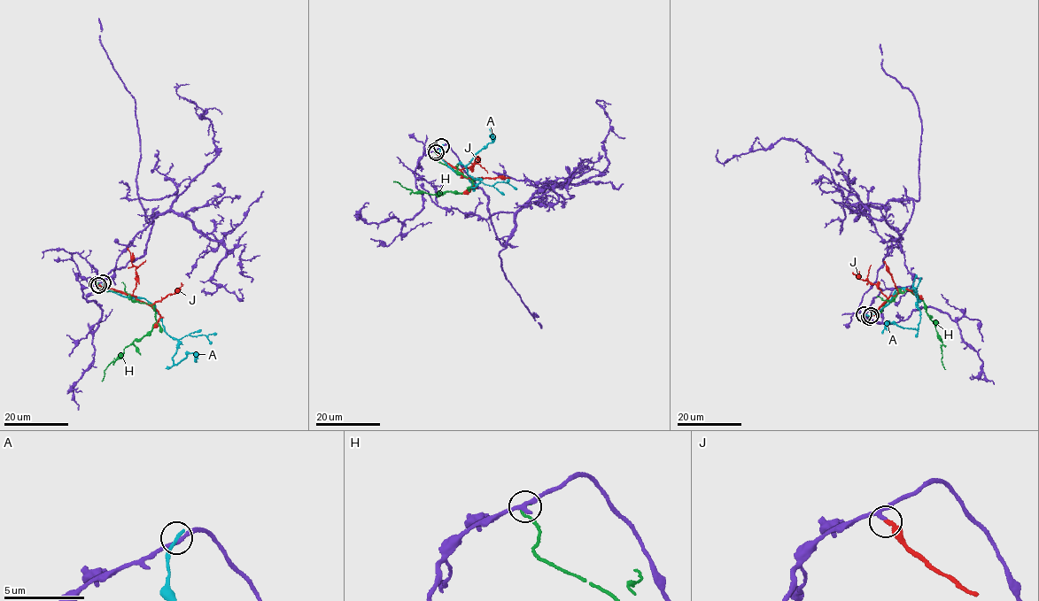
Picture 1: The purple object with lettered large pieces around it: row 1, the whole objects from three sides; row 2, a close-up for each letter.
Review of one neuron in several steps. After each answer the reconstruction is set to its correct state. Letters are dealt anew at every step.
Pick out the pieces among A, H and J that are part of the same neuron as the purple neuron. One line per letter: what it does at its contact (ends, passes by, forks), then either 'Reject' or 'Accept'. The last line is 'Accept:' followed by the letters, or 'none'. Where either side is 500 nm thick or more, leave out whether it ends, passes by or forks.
A: It ends there. Reject
H: It ends there. Reject
J: It ends there. Accept
Accept: J

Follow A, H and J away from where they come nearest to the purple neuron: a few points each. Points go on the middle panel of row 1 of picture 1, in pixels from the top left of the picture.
A: (441, 146), (441, 159), (473, 183), (473, 190), (471, 188), (479, 181), (465, 168), (491, 142), (489, 128)
H: (435, 150), (437, 160), (472, 180), (472, 187), (469, 190), (432, 195), (414, 192), (398, 181), (393, 181)
J: (436, 153), (461, 172), (462, 175), (471, 178), (508, 178)

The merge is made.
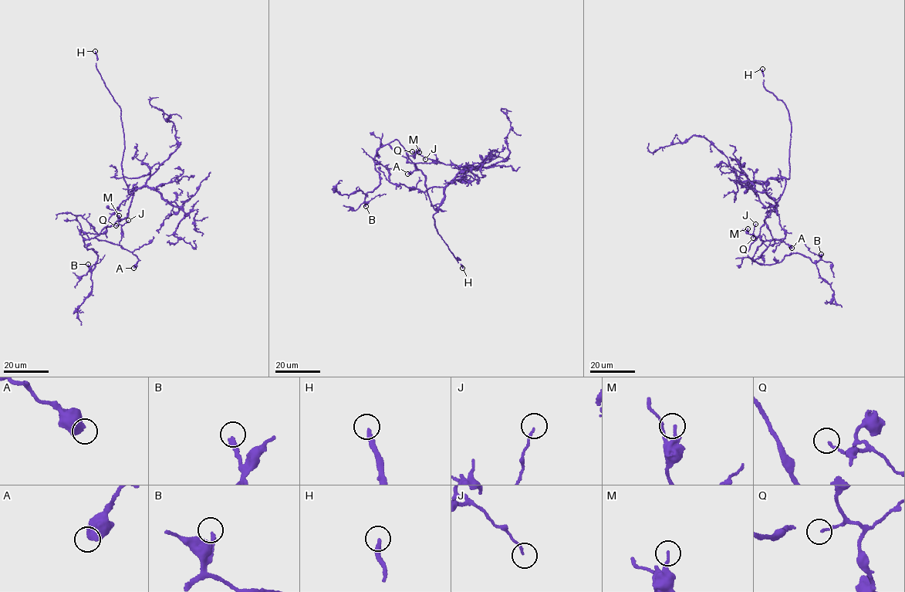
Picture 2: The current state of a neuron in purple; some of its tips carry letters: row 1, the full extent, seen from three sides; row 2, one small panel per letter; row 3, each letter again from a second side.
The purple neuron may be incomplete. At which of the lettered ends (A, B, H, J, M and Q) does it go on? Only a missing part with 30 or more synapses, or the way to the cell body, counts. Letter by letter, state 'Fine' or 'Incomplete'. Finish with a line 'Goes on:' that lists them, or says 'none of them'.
A: Fine
B: Incomplete
H: Incomplete
J: Fine
M: Fine
Q: Fine
Goes on: B, H

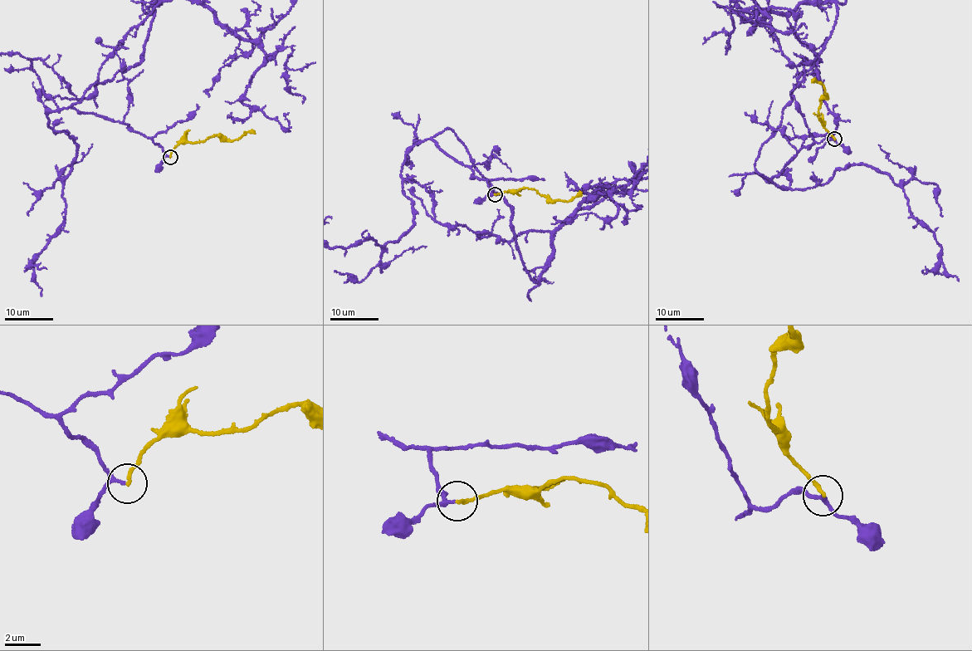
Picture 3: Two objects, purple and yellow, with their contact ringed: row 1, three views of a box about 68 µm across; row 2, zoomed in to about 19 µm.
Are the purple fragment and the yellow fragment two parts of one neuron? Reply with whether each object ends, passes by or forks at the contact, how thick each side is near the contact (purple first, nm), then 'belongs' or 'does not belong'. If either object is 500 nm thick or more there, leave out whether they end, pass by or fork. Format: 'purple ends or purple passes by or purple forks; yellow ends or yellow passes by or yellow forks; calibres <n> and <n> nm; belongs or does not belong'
purple passes by; yellow ends; calibres 140 and 200 nm; belongs

